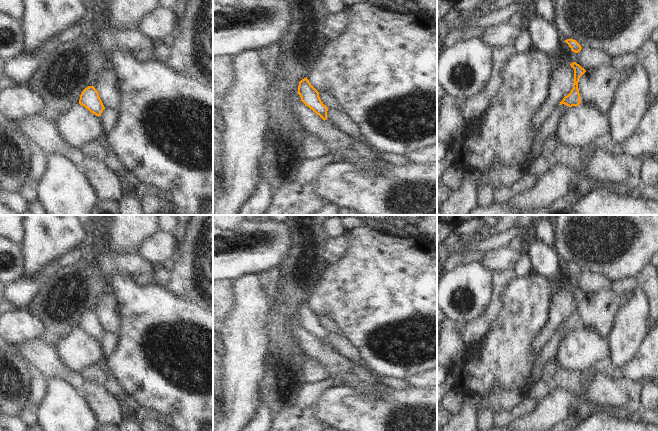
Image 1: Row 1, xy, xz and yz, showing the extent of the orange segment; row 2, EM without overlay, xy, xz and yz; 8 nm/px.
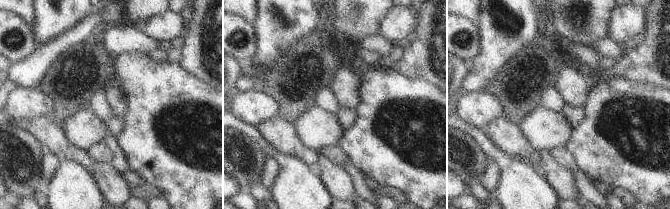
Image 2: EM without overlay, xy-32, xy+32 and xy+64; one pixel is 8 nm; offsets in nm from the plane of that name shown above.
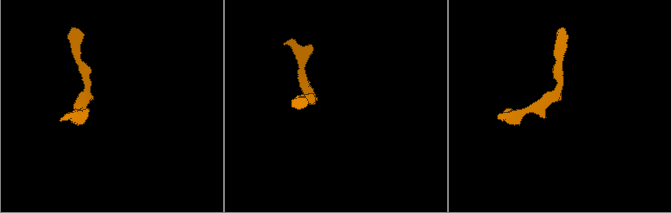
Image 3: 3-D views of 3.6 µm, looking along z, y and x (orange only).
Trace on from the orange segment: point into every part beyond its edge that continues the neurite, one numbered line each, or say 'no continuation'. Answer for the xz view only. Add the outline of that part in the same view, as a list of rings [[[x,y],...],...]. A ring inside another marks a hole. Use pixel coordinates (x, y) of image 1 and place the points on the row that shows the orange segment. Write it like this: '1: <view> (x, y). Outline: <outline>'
no continuation

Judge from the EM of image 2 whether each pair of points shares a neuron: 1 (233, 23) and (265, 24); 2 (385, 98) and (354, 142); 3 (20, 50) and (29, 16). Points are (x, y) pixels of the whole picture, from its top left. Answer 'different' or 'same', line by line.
1: different
2: same
3: different

